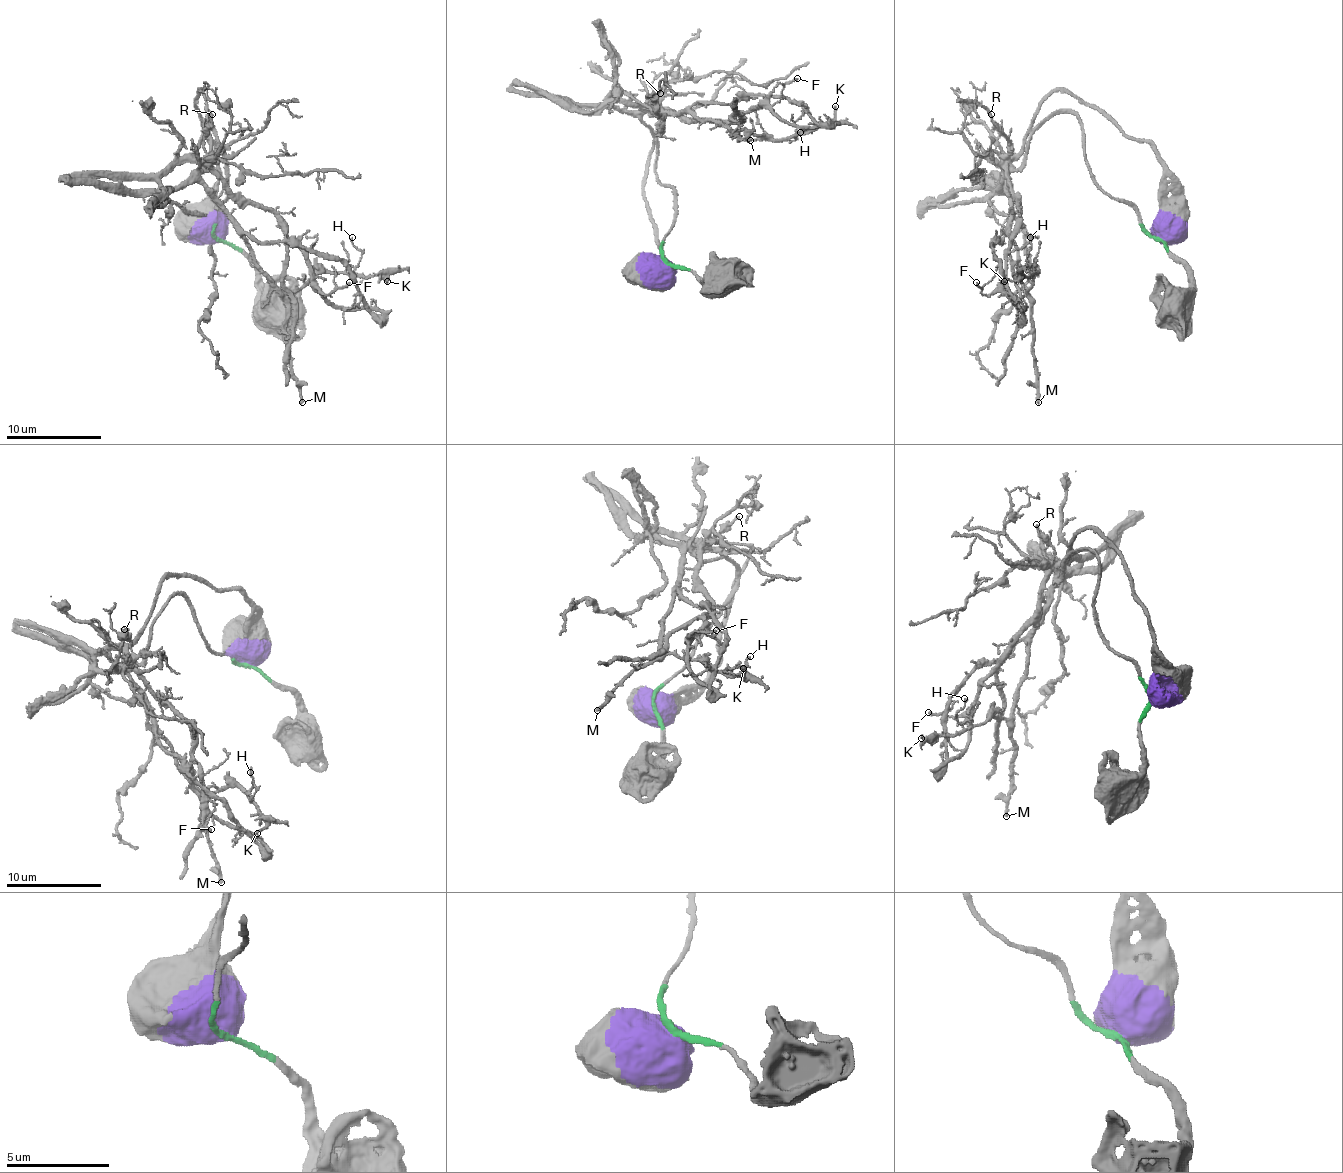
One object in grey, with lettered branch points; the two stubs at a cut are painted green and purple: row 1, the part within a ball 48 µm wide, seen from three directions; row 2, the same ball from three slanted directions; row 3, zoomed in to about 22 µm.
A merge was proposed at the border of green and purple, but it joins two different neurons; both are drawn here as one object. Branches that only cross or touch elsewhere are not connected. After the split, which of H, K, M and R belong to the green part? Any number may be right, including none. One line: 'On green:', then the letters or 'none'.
On green: H, K, M, R

